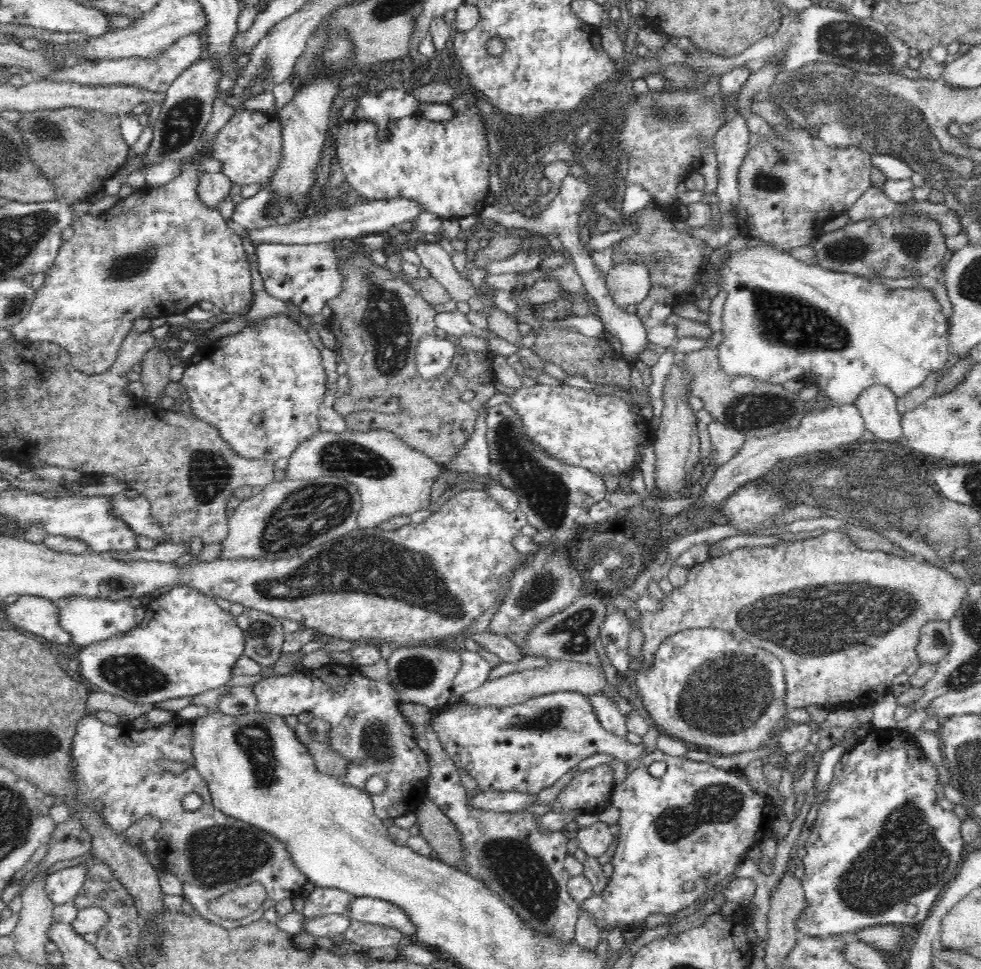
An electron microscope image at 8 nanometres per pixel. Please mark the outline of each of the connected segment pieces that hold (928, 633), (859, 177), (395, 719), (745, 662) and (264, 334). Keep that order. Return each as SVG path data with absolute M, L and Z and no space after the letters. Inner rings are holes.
M928 622L921 628L921 635L915 648L920 665L937 665L951 646L950 625L945 622Z
M795 123L771 125L764 136L751 139L750 143L737 174L740 197L734 212L737 228L744 236L758 238L782 252L788 253L794 248L811 245L822 232L824 224L852 208L872 186L870 153L858 145L831 148L806 127Z
M329 662L321 668L303 669L300 670L300 672L296 672L296 674L288 673L283 678L266 678L265 680L256 683L252 692L254 692L254 696L256 696L257 710L262 711L263 713L280 713L280 715L284 716L290 716L290 714L293 714L294 716L297 716L301 712L310 711L313 712L315 717L330 722L331 728L329 738L332 747L334 747L336 751L340 752L342 756L346 757L346 759L350 759L350 766L348 766L348 770L346 770L346 774L341 781L348 787L356 787L362 790L362 792L368 793L370 798L373 800L373 806L375 807L375 812L379 819L390 817L394 819L398 818L398 816L404 816L407 812L408 814L412 814L412 812L416 812L422 806L423 802L428 799L425 789L426 780L428 780L428 776L430 775L428 755L426 755L424 749L422 749L420 744L418 744L418 741L416 741L416 736L414 736L414 725L410 723L410 719L404 715L402 708L400 708L400 704L403 702L402 693L400 693L400 690L396 688L390 680L386 680L386 678L382 680L372 680L372 678L364 676L364 674L362 674L362 672L355 666L344 667L340 664ZM372 776L380 776L380 778L386 780L386 788L384 788L380 794L372 794L366 789L366 782L368 782Z
M692 628L673 634L660 644L656 654L654 654L654 662L652 662L650 668L645 668L642 664L640 670L632 673L635 674L633 683L638 689L640 700L642 700L644 708L655 722L655 726L661 732L682 739L696 748L700 746L709 747L717 754L729 755L764 748L772 734L774 734L775 728L782 723L784 716L788 713L783 701L783 694L786 691L786 676L784 676L784 667L781 660L774 653L768 652L752 644L749 640L737 637L722 629Z
M274 313L252 321L237 333L210 340L185 361L185 371L178 384L186 391L190 408L201 420L216 426L221 436L245 458L264 458L270 462L289 459L300 444L321 432L318 422L320 404L327 382L320 348L314 346L308 332L284 313Z

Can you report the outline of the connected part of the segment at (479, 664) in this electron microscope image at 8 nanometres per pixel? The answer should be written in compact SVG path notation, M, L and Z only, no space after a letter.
M460 648L461 665L455 676L455 692L463 695L466 692L476 690L489 681L490 671L494 664L482 656L482 652L472 652Z

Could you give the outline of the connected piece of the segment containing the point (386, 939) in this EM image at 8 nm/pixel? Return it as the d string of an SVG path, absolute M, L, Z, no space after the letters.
M352 920L345 932L345 941L364 948L395 947L404 937L396 928Z

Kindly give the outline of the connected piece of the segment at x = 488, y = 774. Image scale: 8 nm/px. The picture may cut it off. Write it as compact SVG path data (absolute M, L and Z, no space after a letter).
M560 691L544 693L540 696L530 697L528 700L520 701L516 704L502 705L496 708L495 705L481 705L481 704L470 704L463 702L461 704L452 704L452 706L447 706L439 710L434 710L434 715L431 720L431 729L435 736L437 736L437 744L439 748L444 751L445 756L447 756L458 768L462 768L468 776L472 776L476 782L478 782L478 789L481 791L496 791L496 792L526 792L526 793L538 793L542 789L548 788L553 784L558 782L559 778L562 778L566 772L570 772L574 766L579 762L582 762L585 758L590 758L594 754L607 754L608 756L614 756L616 760L620 762L630 762L630 760L643 759L646 756L646 748L644 744L631 744L628 742L627 737L619 737L615 734L609 733L606 730L596 711L594 711L594 705L592 701L588 699L588 695L579 693L578 691Z

